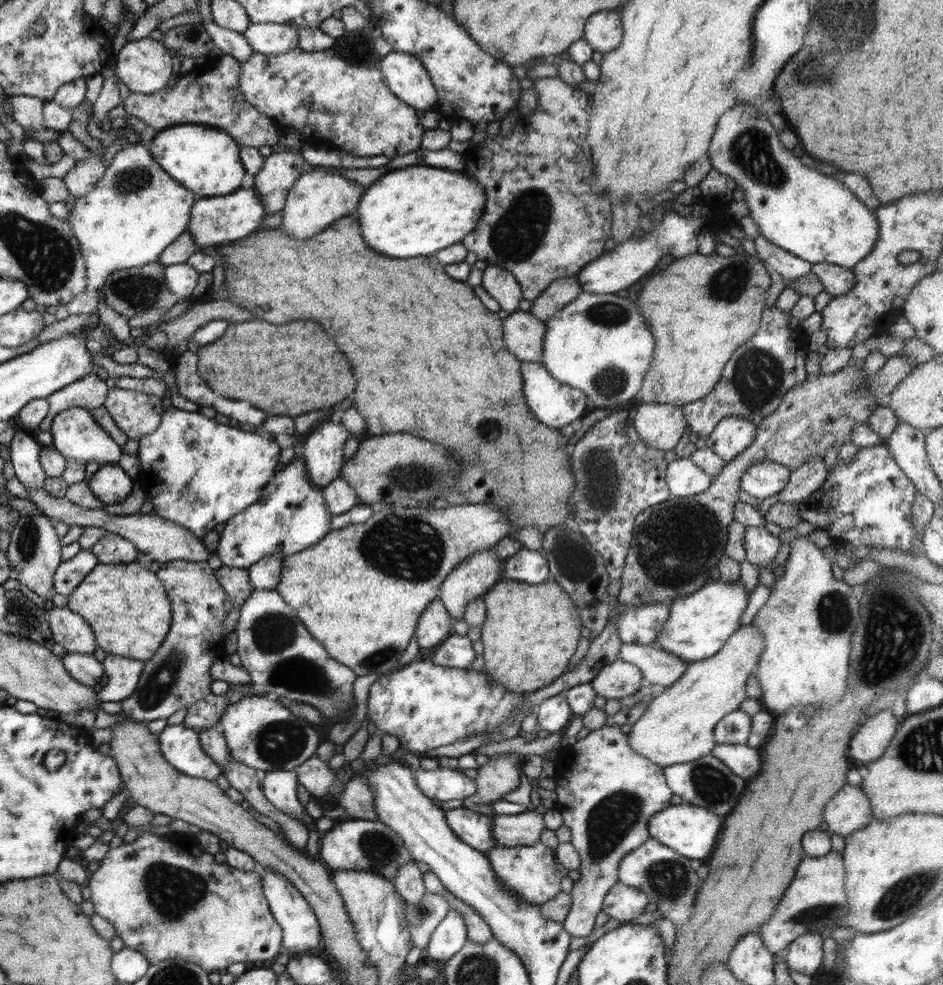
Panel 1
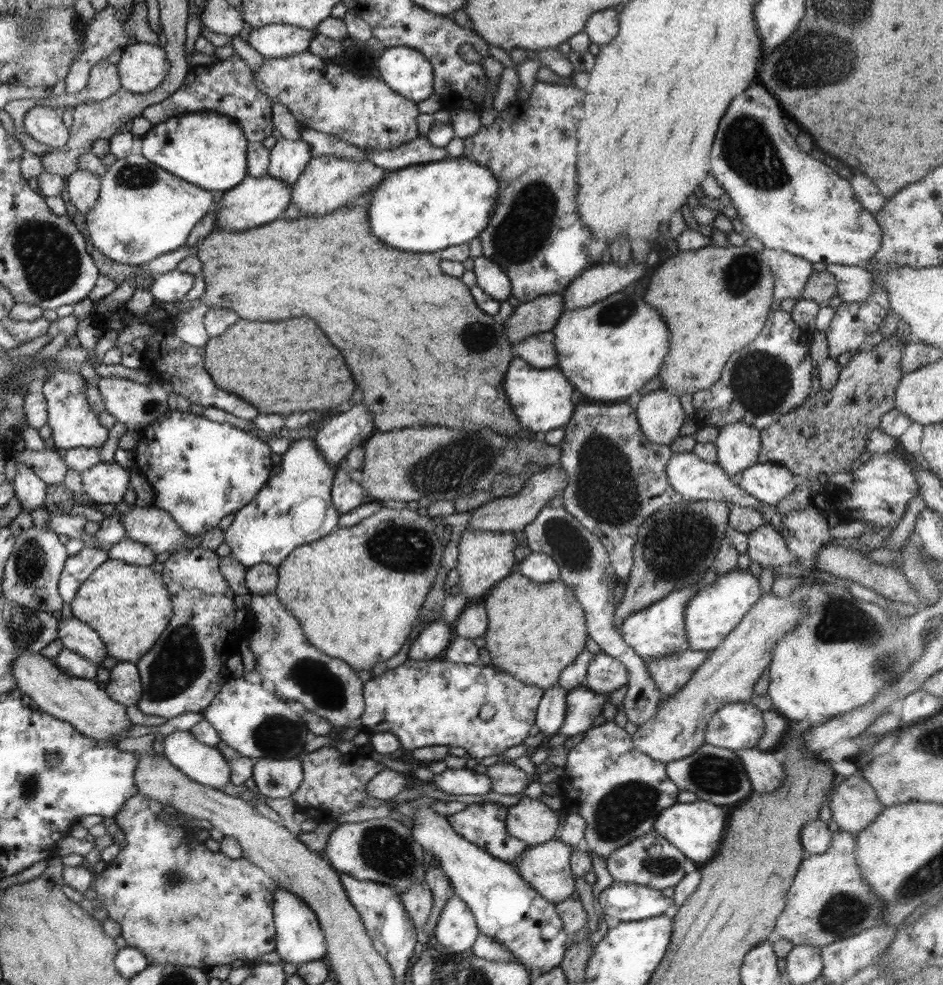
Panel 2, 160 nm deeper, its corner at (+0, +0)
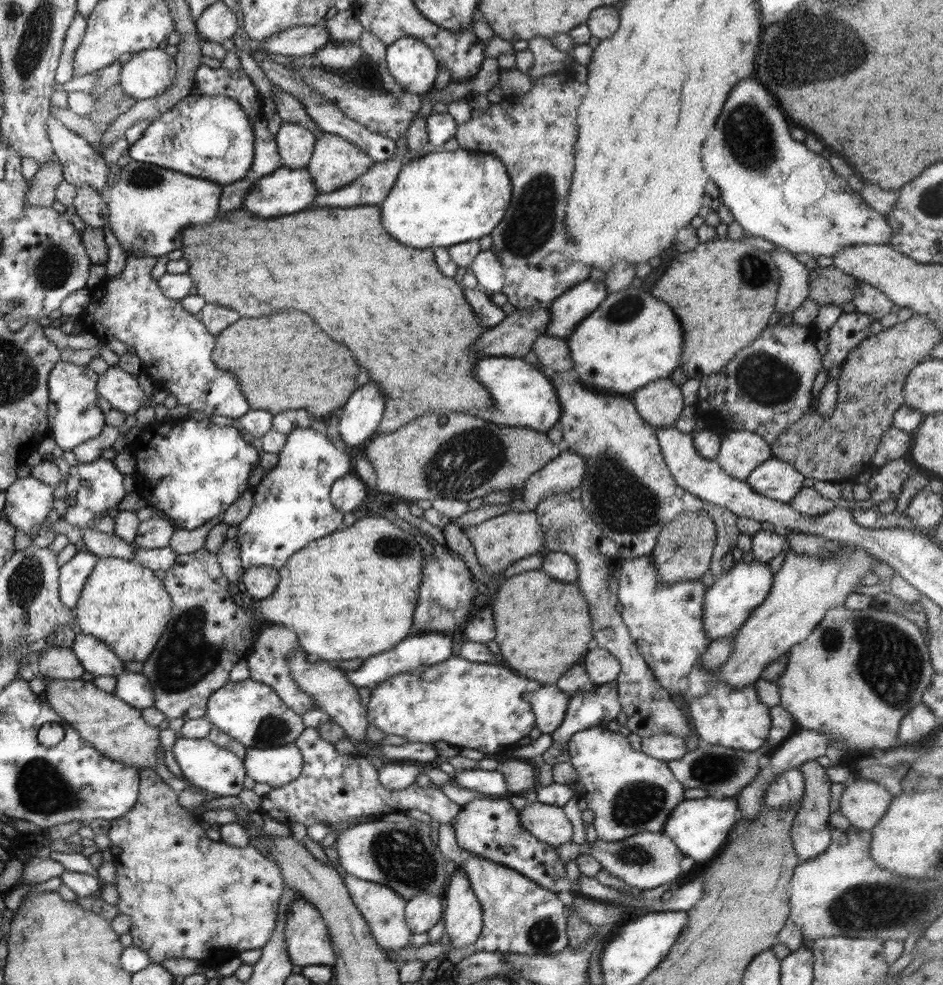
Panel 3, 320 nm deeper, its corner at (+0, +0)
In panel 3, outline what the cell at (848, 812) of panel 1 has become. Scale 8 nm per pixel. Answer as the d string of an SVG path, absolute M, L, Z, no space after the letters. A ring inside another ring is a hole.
M851 779L840 796L840 810L857 828L870 831L886 814L893 794L879 782Z

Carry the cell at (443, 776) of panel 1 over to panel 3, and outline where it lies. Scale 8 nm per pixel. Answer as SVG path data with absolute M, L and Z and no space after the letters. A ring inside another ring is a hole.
M470 769L463 771L456 771L454 774L454 782L457 782L464 788L476 790L484 794L503 795L508 792L508 785L506 779L500 771L490 771L483 769Z

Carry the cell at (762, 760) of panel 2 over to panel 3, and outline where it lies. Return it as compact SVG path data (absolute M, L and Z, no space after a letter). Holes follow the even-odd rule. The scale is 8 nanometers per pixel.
M799 768L779 772L779 775L769 782L763 803L770 808L788 806L797 800L801 803L805 796L805 783Z

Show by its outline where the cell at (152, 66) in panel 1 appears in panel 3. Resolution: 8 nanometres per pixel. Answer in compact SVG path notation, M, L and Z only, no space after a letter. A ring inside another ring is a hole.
M154 48L125 57L119 83L127 95L146 100L168 91L176 76L176 58Z

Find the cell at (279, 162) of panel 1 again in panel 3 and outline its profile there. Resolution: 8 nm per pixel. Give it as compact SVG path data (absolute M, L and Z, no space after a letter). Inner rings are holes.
M281 122L275 141L281 158L281 166L291 169L307 168L317 136L305 126L293 122Z

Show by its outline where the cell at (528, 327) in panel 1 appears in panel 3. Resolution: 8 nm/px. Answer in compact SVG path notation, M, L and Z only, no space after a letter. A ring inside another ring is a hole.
M547 334L539 336L534 341L528 359L531 361L535 359L542 366L551 368L555 373L572 370L574 366L566 340Z

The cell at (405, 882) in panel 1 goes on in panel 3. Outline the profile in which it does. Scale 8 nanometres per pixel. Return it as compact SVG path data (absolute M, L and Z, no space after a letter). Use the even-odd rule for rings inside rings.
M422 892L406 901L405 920L413 933L430 931L443 918L444 905L441 896Z

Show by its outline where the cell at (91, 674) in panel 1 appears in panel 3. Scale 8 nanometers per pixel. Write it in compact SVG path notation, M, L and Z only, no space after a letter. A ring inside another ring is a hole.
M50 646L38 656L38 674L57 680L80 680L84 667L70 647Z

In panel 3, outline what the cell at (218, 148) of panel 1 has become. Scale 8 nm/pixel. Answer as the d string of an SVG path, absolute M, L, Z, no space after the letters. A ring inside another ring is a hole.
M190 93L176 103L168 112L156 117L144 131L142 138L128 146L127 150L132 160L147 162L174 169L224 185L236 183L246 178L253 168L254 158L254 129L249 113L233 98L224 95L201 95Z

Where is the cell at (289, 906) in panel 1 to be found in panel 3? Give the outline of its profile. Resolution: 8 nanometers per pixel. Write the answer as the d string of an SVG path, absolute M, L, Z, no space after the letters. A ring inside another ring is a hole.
M302 898L290 903L286 913L285 940L288 958L294 965L332 966L336 954L330 942L329 930L313 904Z

